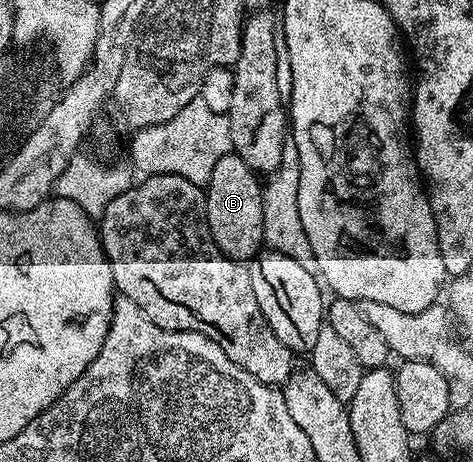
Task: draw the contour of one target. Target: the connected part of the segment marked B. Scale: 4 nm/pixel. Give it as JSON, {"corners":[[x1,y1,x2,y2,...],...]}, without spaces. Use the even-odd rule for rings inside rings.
{"corners":[[228,152,224,158,218,159,206,184,204,206,208,212,208,226,216,241,216,248,234,261,247,262,261,252,264,245,263,198,261,178,253,169,246,167,241,157]]}

